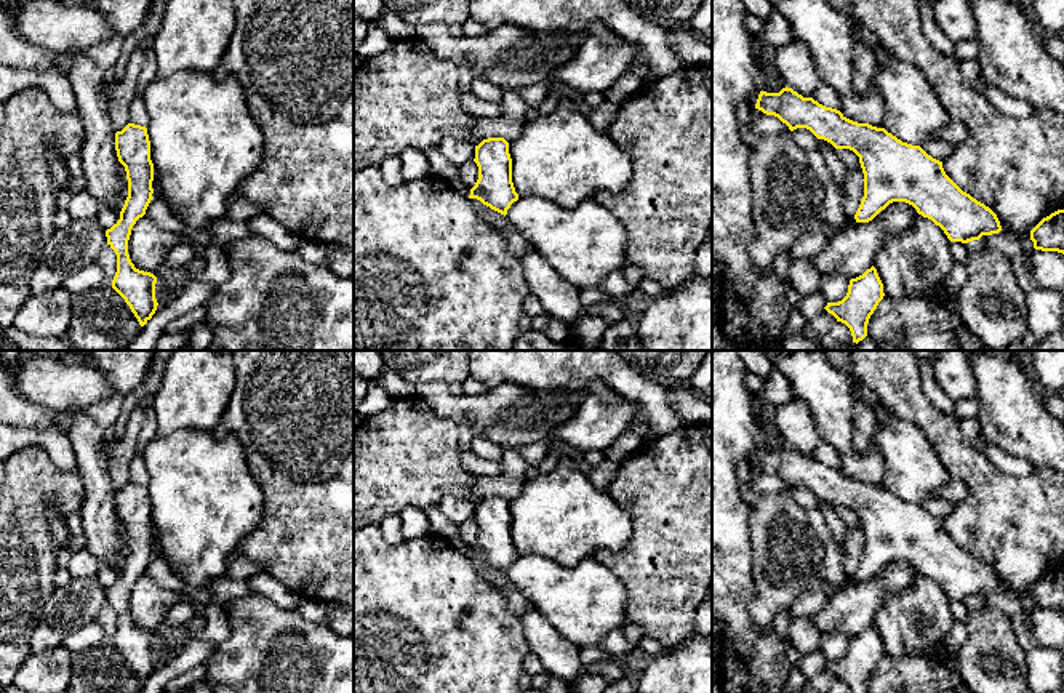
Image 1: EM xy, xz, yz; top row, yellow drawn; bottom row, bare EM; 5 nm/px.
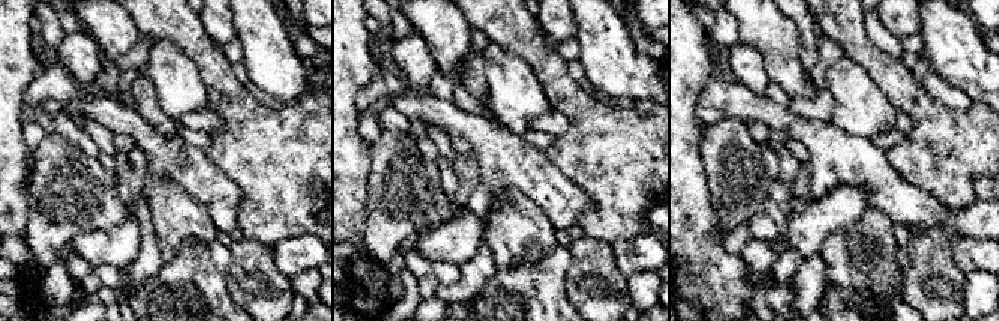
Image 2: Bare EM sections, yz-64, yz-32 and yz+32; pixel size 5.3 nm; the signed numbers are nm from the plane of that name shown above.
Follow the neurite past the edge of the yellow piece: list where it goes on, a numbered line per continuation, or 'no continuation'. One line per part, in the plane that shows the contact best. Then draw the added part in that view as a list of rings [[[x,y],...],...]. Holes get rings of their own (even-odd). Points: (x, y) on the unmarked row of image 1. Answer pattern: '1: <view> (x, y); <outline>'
no continuation

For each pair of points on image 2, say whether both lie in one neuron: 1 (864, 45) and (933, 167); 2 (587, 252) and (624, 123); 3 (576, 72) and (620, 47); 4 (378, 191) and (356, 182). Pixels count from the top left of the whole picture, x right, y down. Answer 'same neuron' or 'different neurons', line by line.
1: same neuron
2: different neurons
3: different neurons
4: different neurons

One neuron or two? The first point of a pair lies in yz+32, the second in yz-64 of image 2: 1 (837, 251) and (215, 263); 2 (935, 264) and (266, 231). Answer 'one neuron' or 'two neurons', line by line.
1: two neurons
2: two neurons

